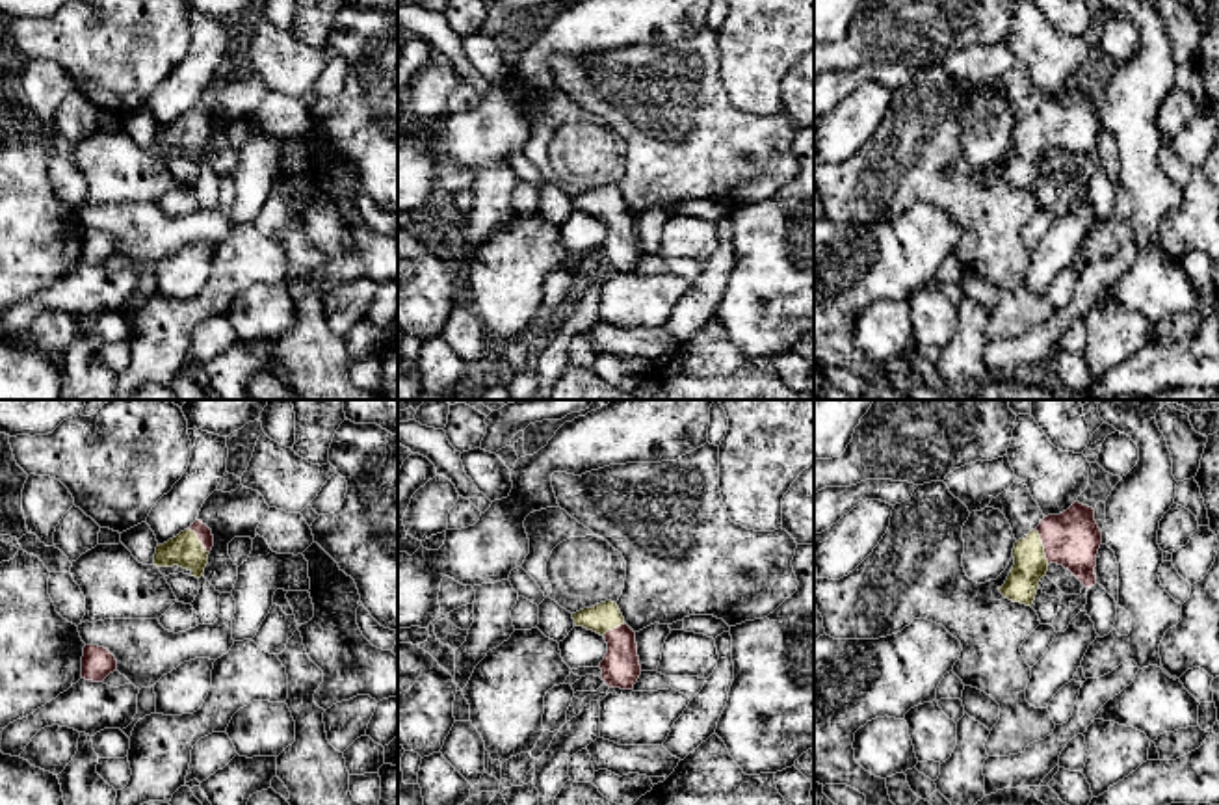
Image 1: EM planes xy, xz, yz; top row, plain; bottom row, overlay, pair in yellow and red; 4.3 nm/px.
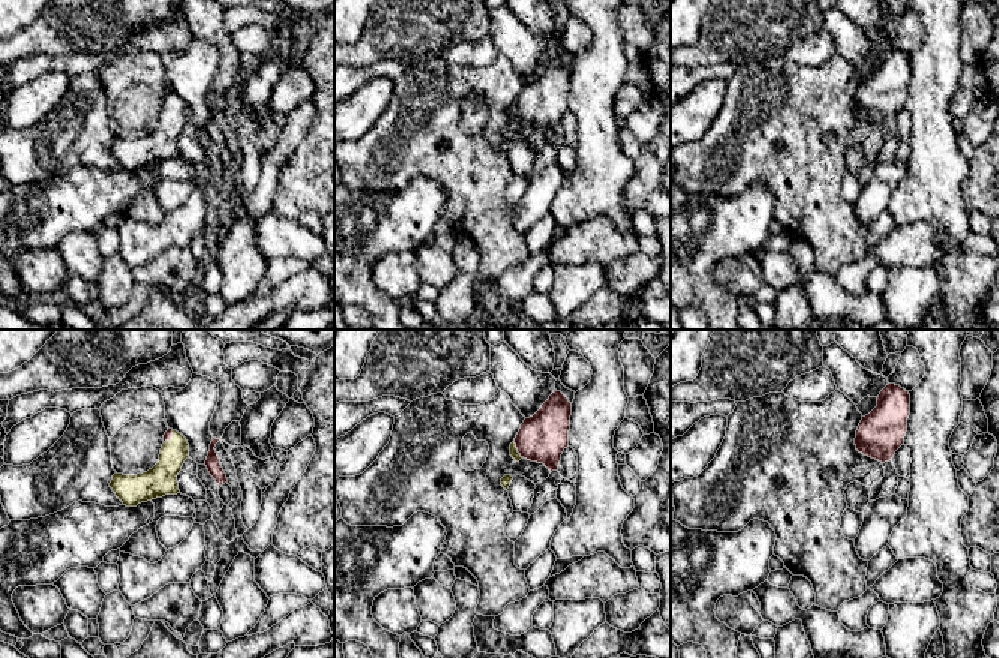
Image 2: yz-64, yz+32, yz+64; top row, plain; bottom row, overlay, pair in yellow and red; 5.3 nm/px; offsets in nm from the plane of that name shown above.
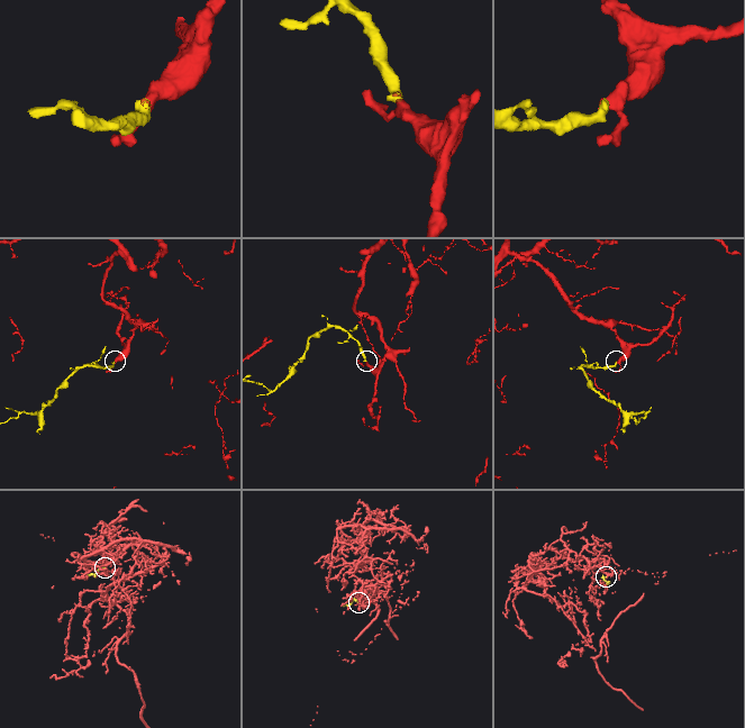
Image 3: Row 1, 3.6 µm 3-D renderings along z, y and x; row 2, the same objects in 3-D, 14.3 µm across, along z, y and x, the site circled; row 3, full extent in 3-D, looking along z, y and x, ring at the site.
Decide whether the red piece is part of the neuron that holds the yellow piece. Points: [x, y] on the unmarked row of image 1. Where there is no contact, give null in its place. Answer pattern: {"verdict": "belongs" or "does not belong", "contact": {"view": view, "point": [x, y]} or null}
{"verdict": "belongs", "contact": {"view": "yz", "point": [1043, 131]}}

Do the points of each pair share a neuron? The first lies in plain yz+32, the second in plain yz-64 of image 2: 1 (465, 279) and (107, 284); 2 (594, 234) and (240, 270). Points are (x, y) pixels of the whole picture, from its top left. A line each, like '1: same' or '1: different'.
1: same
2: different

